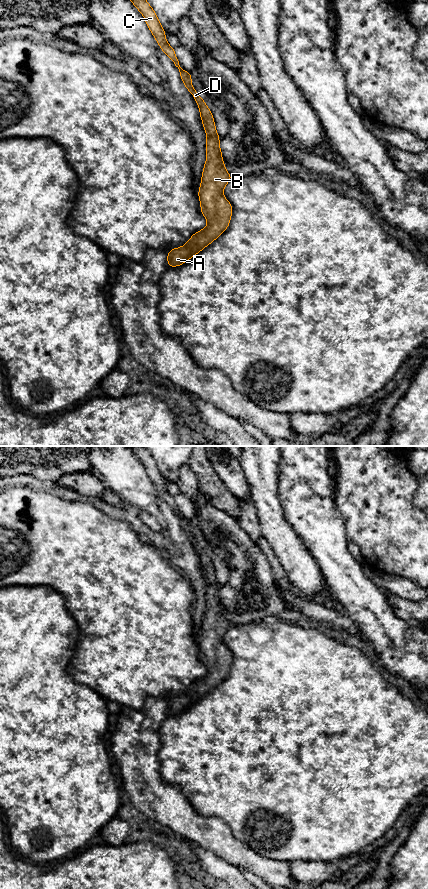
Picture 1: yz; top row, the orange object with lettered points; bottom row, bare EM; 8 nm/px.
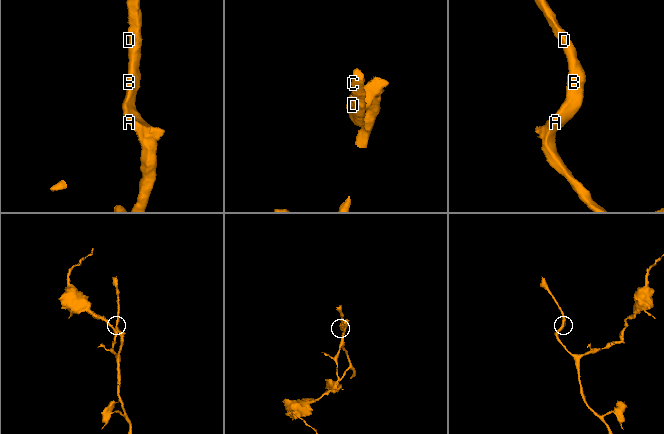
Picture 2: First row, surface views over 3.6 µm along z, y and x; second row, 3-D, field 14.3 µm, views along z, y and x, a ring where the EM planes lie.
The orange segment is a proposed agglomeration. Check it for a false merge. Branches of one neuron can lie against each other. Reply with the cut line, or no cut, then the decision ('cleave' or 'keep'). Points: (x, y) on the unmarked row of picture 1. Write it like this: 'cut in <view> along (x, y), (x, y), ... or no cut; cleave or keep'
no cut; keep

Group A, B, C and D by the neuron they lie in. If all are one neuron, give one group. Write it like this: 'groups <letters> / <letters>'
groups A B C D

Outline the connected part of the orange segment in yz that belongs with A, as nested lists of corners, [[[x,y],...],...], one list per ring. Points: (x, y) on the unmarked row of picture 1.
[[[144,446],[128,447],[132,449],[133,453],[144,464],[145,470],[159,495],[179,517],[180,526],[199,555],[200,566],[207,583],[207,605],[202,620],[198,644],[201,661],[206,666],[208,673],[204,677],[194,681],[184,694],[168,699],[168,715],[177,715],[214,690],[228,676],[232,664],[232,653],[222,640],[233,625],[225,617],[220,598],[220,586],[215,576],[213,563],[191,531],[193,522],[188,521],[180,515],[174,496],[167,491],[165,478],[150,452]]]

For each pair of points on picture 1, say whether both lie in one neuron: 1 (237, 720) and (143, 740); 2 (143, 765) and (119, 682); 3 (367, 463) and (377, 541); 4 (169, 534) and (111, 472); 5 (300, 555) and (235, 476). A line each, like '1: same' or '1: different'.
1: different
2: different
3: same
4: same
5: different

